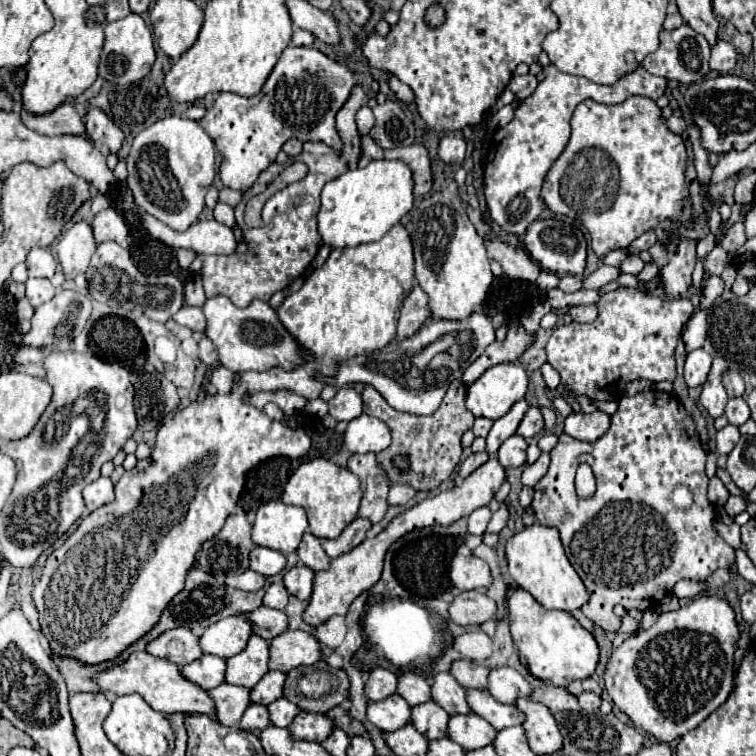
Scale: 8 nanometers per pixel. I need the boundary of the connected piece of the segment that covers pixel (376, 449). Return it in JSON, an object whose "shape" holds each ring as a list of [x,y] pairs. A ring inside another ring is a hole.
{"shape":[[[366,413],[352,419],[348,423],[348,429],[344,431],[344,445],[350,453],[380,453],[388,449],[390,443],[392,435],[388,431],[388,425]]]}

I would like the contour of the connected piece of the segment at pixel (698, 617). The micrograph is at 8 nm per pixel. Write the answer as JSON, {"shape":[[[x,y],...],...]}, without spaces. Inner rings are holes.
{"shape":[[[698,595],[678,611],[662,613],[650,629],[616,647],[604,671],[604,689],[614,705],[626,713],[636,727],[652,733],[662,743],[670,743],[696,729],[730,695],[736,671],[732,655],[738,639],[740,631],[734,607],[724,597]]]}

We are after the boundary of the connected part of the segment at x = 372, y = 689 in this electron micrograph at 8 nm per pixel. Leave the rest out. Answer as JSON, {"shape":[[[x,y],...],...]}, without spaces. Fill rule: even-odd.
{"shape":[[[378,667],[370,673],[364,693],[370,701],[380,701],[380,699],[386,699],[388,695],[396,693],[396,683],[398,683],[398,675],[394,675],[388,669]]]}

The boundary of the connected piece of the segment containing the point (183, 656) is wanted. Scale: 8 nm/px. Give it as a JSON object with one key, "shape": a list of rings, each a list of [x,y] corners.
{"shape":[[[178,627],[178,629],[170,629],[170,631],[162,633],[156,641],[152,641],[146,647],[146,651],[154,657],[168,659],[180,667],[194,663],[196,659],[200,659],[204,655],[200,651],[198,637],[194,637],[192,631],[188,631],[186,627]]]}

